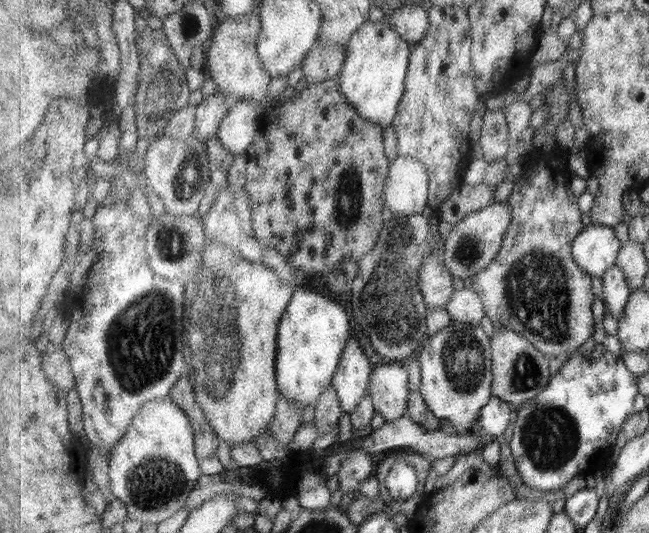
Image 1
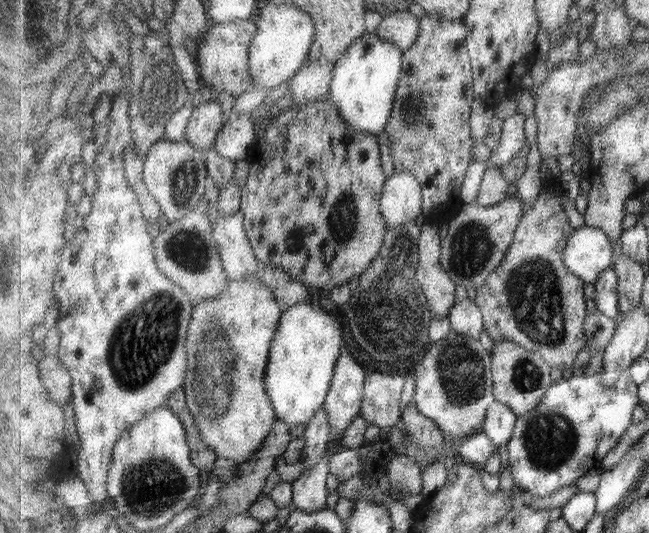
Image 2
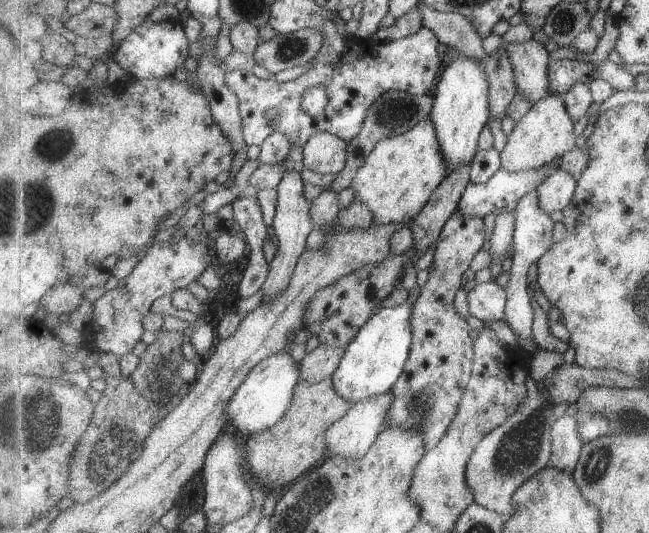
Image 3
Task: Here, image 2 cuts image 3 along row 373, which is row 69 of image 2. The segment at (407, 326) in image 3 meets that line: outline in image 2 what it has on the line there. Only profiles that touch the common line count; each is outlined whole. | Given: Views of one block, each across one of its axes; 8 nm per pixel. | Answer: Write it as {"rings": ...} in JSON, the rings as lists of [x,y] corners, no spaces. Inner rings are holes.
{"rings":[[[365,32],[337,60],[328,94],[331,94],[333,103],[339,107],[343,119],[349,125],[359,131],[378,135],[385,131],[395,108],[395,96],[403,71],[404,50],[377,33]]]}

